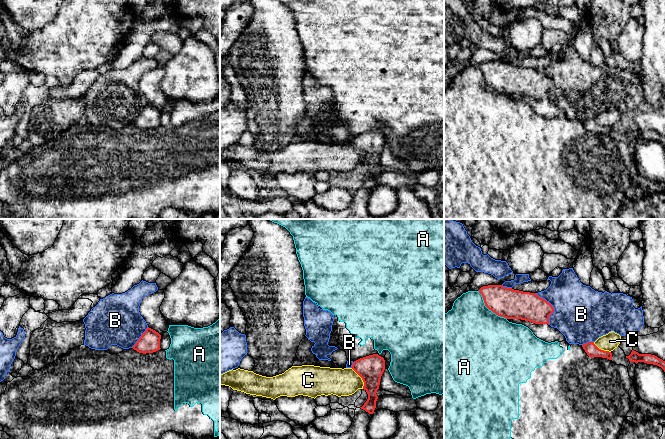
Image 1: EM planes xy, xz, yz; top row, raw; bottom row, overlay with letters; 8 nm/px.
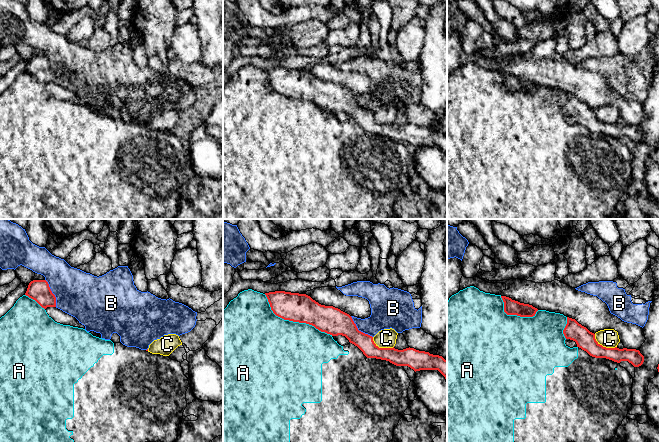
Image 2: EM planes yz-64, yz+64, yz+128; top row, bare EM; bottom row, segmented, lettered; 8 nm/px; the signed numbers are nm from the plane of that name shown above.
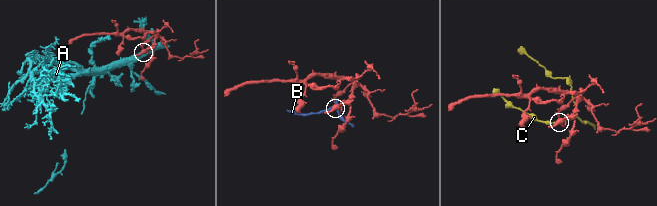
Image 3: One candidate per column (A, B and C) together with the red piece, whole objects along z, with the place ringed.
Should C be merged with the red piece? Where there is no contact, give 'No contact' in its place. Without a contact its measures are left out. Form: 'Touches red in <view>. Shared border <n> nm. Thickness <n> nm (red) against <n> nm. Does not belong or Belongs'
Touches red in xz. Shared border 200 nm. Thickness 200 nm (red) against 220 nm. Does not belong

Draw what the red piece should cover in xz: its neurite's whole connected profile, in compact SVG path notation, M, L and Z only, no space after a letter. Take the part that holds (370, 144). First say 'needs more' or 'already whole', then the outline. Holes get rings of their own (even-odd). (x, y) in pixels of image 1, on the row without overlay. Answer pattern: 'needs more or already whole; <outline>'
already whole; M378 130L369 131L353 138L351 143L363 156L363 165L368 170L368 175L361 185L373 190L376 184L380 155L385 146L385 136Z

